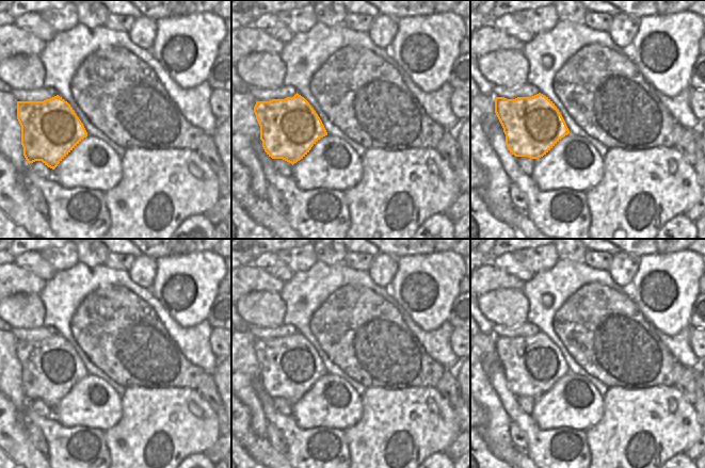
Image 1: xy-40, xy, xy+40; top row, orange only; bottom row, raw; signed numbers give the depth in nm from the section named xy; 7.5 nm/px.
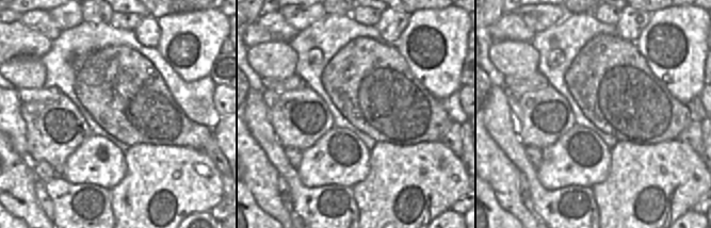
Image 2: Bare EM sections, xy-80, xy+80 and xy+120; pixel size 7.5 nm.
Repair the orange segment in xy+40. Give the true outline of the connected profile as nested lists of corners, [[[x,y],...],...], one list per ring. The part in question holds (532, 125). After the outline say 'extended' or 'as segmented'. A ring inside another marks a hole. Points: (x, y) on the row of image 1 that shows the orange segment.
[[[545,95],[507,99],[495,97],[495,113],[506,134],[506,145],[515,157],[539,159],[546,155],[570,130],[555,106]]]; as segmented

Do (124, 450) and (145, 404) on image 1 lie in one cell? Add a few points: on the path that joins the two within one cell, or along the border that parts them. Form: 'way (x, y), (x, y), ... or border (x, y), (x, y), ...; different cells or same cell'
way (135, 438), (145, 429), (145, 416); same cell

